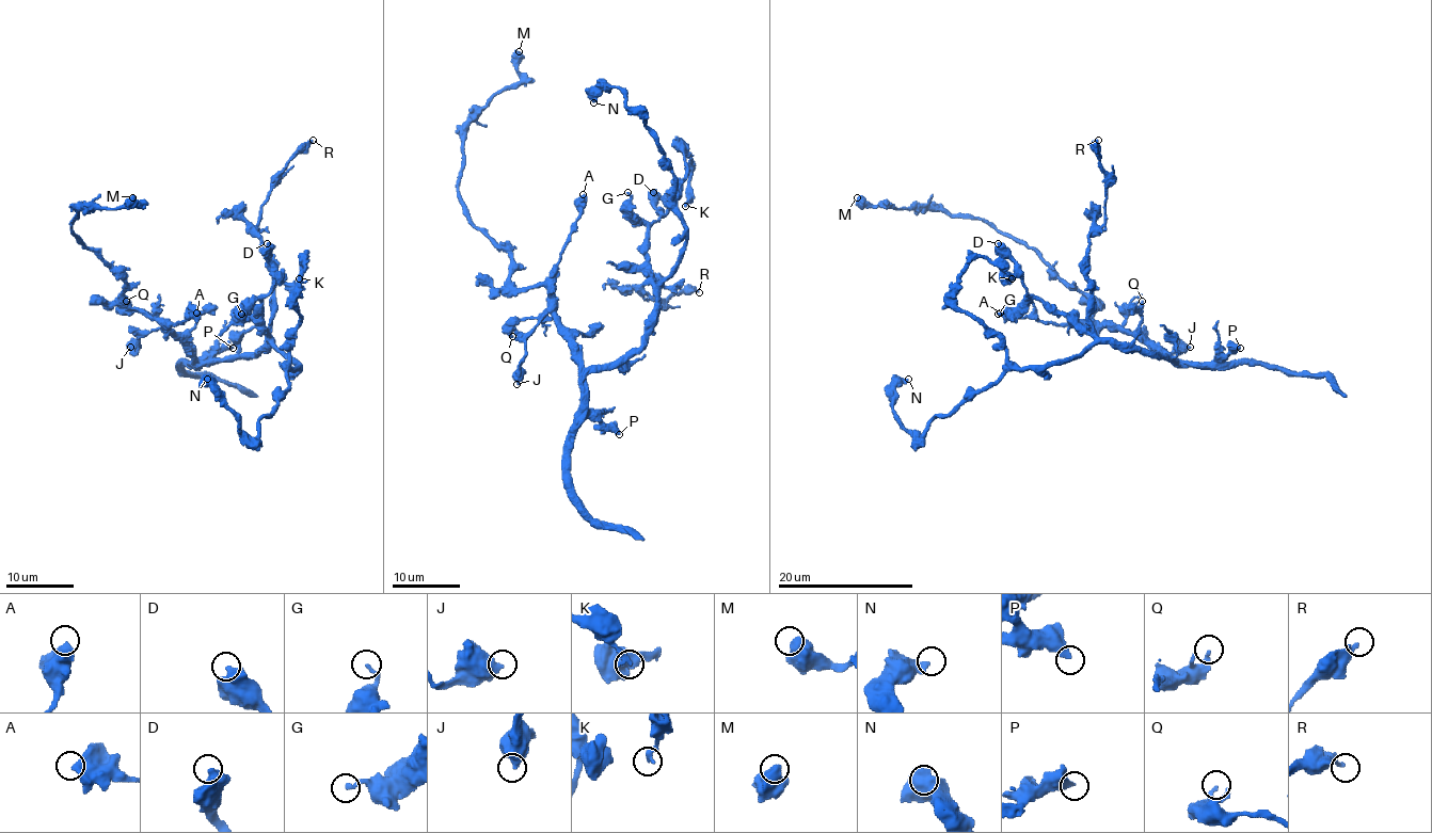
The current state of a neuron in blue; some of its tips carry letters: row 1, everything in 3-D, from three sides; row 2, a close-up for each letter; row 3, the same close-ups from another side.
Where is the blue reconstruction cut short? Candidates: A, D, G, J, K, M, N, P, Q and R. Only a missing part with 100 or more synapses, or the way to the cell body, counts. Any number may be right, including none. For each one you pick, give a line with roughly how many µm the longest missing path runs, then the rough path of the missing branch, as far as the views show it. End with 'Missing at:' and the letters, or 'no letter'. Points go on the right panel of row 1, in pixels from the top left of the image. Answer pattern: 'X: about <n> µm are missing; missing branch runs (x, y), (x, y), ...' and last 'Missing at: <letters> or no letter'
Missing at: no letter

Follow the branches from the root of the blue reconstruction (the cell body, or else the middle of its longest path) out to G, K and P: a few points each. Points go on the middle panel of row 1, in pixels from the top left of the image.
G: (583, 367), (619, 367), (640, 347), (654, 309), (648, 226), (631, 209), (627, 192)
K: (583, 367), (619, 367), (640, 347), (656, 289), (685, 241), (682, 149), (690, 158), (685, 206)
P: (583, 367), (587, 407), (619, 434)

